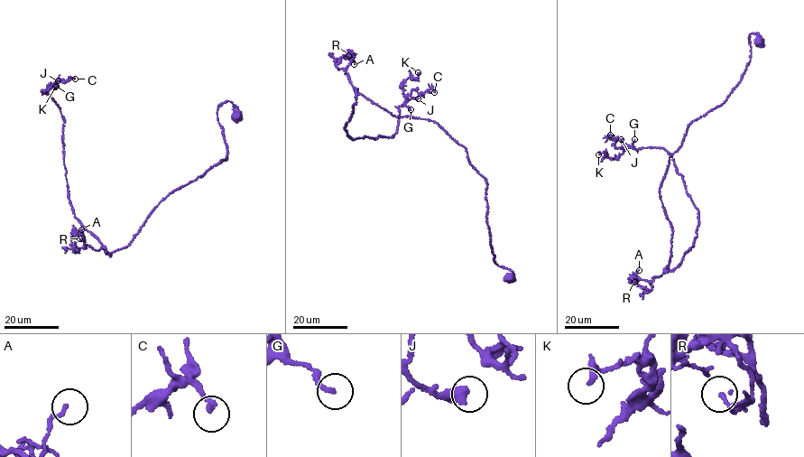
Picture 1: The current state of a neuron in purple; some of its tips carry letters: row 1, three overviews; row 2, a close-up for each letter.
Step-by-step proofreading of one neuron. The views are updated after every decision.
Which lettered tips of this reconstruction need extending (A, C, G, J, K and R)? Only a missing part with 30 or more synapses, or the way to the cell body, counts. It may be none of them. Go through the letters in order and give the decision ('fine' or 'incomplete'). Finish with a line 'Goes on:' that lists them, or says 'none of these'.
A: fine
C: fine
G: fine
J: fine
K: fine
R: fine
Goes on: none of these

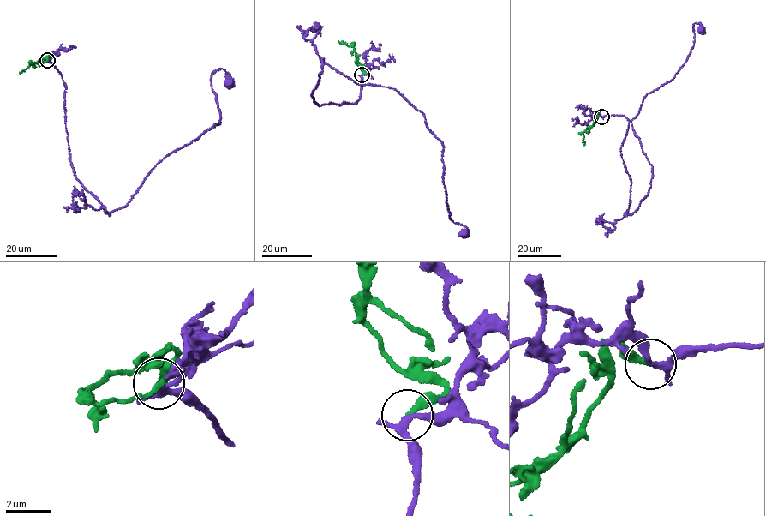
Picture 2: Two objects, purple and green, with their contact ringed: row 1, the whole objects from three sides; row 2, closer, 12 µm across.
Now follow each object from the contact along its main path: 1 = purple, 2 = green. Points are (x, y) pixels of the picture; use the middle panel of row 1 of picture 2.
1: (362, 74), (355, 104), (310, 95), (326, 62), (423, 114), (463, 234)
2: (362, 74), (365, 71), (356, 63), (354, 48), (338, 41)

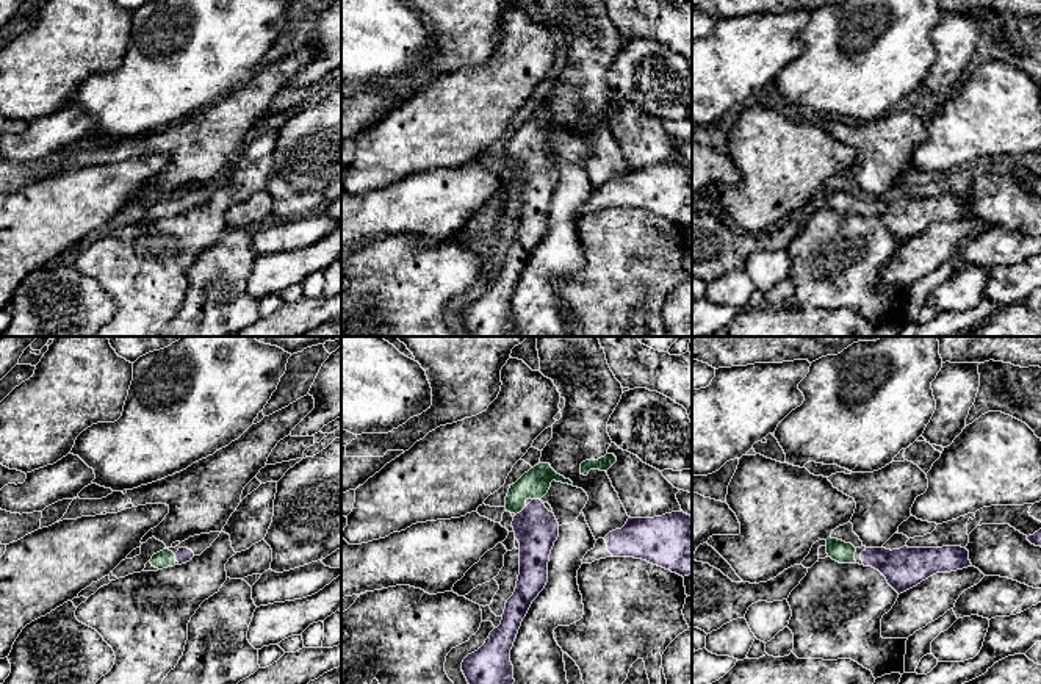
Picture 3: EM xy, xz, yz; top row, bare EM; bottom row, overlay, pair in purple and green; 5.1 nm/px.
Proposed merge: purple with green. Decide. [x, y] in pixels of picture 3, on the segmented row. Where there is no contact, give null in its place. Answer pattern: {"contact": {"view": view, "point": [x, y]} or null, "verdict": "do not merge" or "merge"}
{"contact": {"view": "xz", "point": [522, 511]}, "verdict": "merge"}

